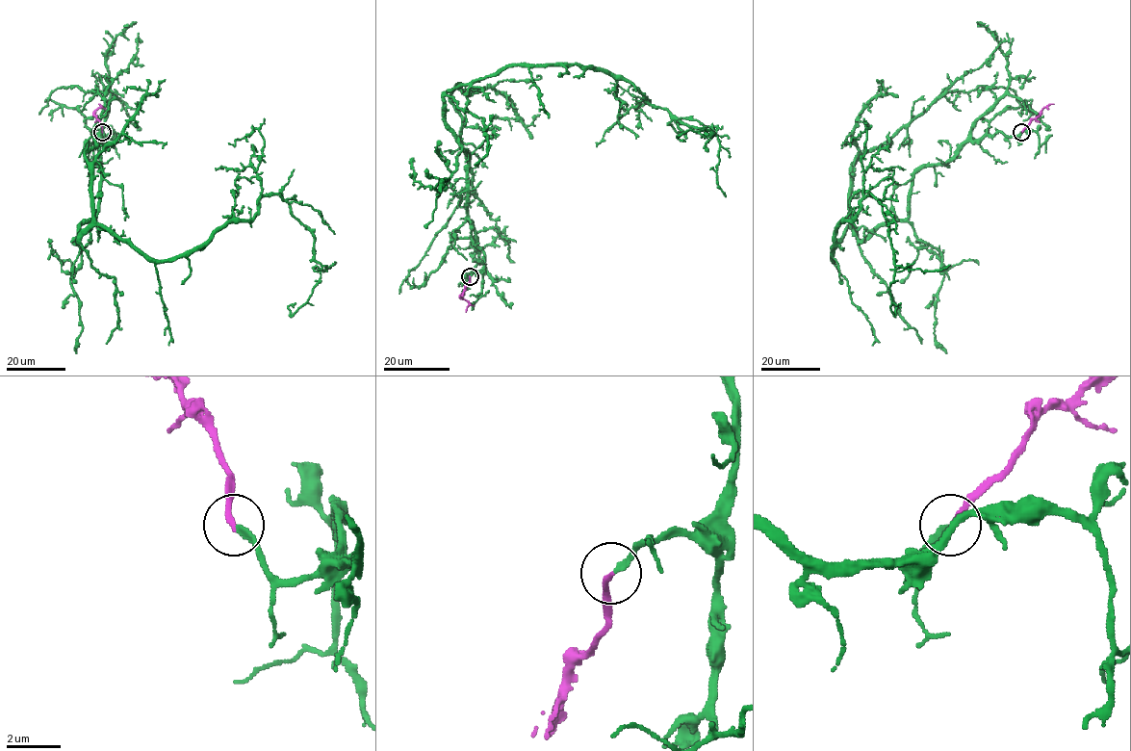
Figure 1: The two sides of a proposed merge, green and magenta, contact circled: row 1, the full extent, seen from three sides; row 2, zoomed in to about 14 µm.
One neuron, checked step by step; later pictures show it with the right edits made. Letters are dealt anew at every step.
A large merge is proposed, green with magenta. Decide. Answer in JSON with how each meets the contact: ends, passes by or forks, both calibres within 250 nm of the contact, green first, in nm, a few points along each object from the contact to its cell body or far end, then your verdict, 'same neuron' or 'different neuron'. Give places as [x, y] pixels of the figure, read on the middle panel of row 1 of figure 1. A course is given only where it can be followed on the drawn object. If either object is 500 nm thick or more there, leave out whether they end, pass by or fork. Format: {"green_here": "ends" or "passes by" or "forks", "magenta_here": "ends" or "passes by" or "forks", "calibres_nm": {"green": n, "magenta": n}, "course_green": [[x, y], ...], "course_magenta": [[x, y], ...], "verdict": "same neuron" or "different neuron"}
{"green_here": "ends", "magenta_here": "ends", "calibres_nm": {"green": 200, "magenta": 220}, "course_green": [[470, 276], [484, 254], [444, 94], [507, 65], [593, 65], [714, 135], [685, 142]], "course_magenta": [[470, 276], [462, 297], [469, 303], [466, 312]], "verdict": "same neuron"}

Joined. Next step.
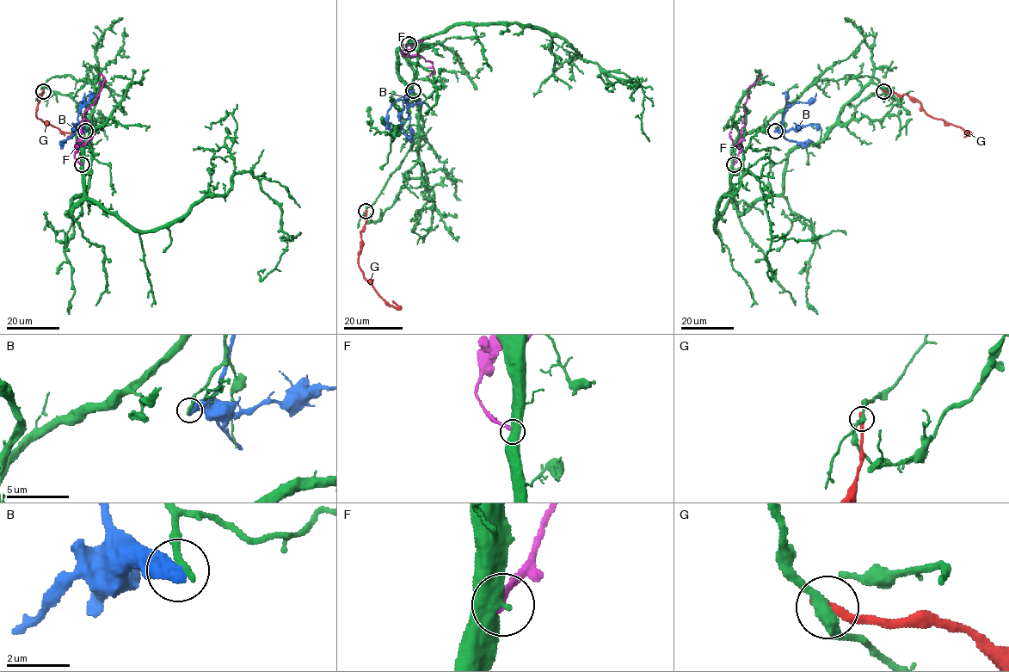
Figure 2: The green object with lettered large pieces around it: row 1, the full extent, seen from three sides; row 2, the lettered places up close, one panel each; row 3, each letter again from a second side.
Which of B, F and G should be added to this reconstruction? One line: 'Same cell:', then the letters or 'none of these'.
Same cell: none of these

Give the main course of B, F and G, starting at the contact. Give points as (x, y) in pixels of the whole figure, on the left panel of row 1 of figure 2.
B: (85, 131), (79, 126), (77, 115), (84, 93)
F: (82, 164), (75, 158), (75, 151), (83, 144), (80, 131), (83, 113), (95, 101), (104, 80), (99, 74)
G: (43, 91), (38, 95), (35, 115), (44, 122), (70, 133), (67, 137)

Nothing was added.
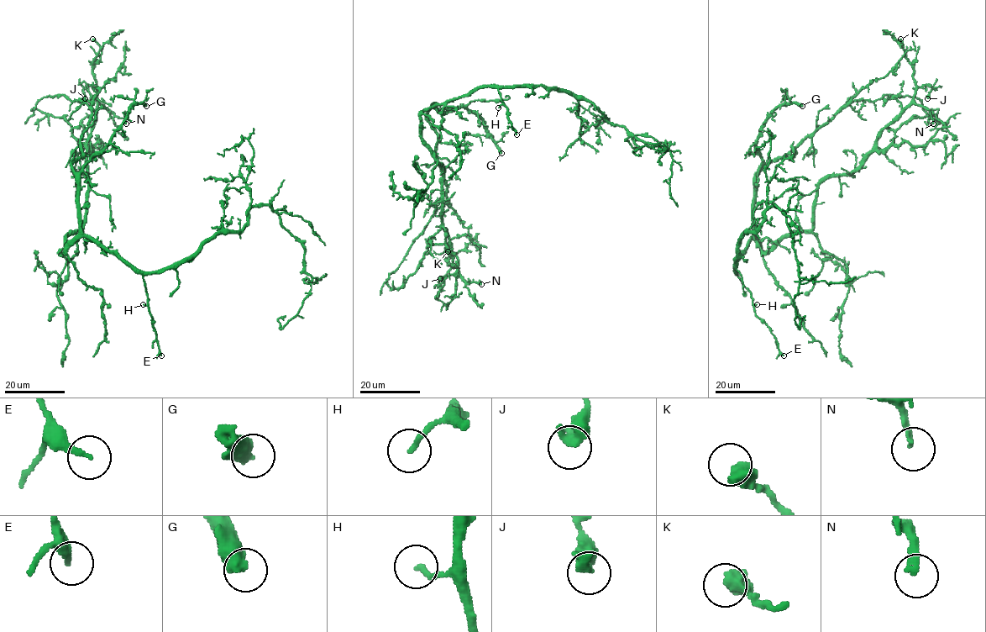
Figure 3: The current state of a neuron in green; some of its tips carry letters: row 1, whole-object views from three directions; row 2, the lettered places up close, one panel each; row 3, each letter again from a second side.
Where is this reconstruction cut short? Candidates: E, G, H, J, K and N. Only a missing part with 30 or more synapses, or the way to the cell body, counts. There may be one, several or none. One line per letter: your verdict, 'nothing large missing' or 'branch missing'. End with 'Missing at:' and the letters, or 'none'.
E: branch missing
G: branch missing
H: nothing large missing
J: nothing large missing
K: nothing large missing
N: nothing large missing
Missing at: E, G

